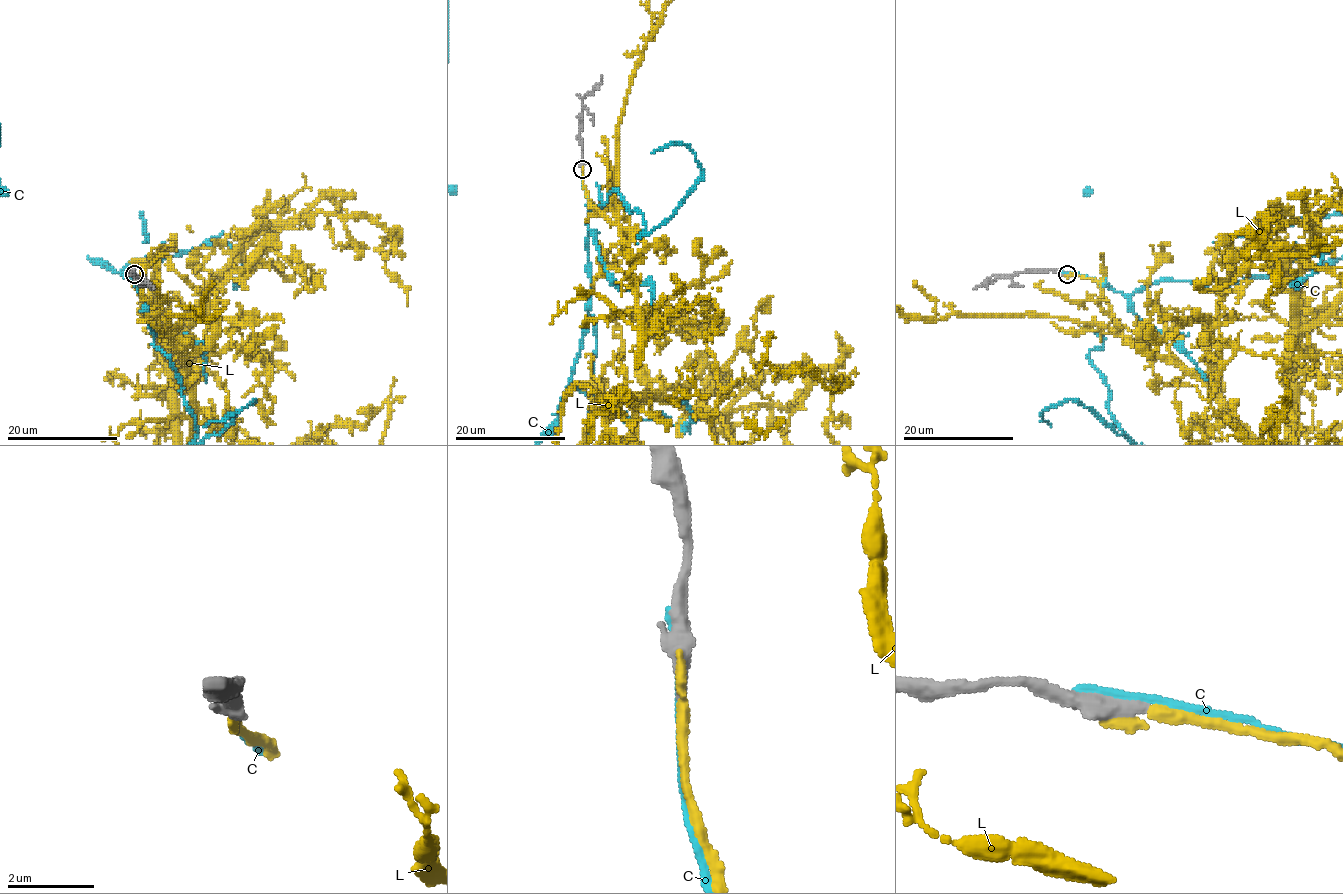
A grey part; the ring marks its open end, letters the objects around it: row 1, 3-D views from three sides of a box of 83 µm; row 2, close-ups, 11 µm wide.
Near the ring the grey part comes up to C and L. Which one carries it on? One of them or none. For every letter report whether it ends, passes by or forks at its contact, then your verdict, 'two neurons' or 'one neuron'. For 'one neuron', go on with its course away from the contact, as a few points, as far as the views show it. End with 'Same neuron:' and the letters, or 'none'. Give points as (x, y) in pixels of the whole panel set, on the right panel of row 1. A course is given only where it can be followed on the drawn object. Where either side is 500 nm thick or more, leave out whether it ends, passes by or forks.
C: two neurons
L: one neuron
Same neuron: L

